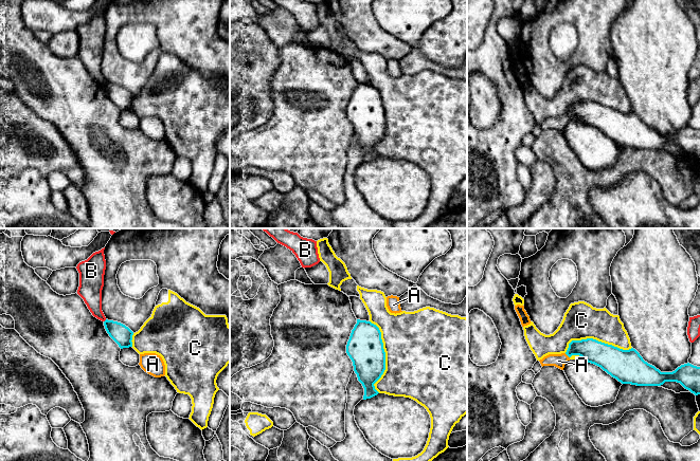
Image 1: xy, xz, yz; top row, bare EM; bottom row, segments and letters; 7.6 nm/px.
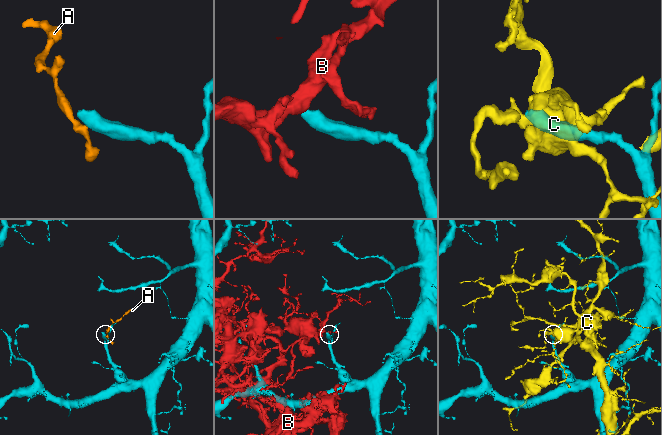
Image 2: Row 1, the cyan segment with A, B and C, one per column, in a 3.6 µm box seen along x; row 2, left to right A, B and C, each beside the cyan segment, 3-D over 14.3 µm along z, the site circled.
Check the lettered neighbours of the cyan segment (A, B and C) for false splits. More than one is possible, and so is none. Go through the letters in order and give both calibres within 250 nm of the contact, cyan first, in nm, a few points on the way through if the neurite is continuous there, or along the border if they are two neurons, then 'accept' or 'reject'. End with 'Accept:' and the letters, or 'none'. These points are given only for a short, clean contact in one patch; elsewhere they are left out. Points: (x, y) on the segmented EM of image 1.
A: calibres 180 and 100 nm; way yz (591, 350), (572, 350), (567, 354), (558, 361); accept
B: calibres 150 and 160 nm; reject
C: calibres 280 and 500 nm; reject
Accept: A

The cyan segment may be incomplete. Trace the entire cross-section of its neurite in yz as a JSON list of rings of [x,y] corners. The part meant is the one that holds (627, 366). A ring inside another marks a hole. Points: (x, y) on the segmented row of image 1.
[[[593,338],[572,340],[569,344],[569,348],[566,353],[549,354],[539,362],[542,367],[555,366],[563,370],[566,363],[570,361],[572,355],[579,355],[584,361],[600,367],[604,371],[622,384],[631,384],[636,386],[661,386],[665,382],[677,382],[695,395],[700,394],[700,367],[687,363],[681,365],[672,372],[661,372],[654,366],[645,362],[635,349],[631,348],[629,350],[623,350]]]

